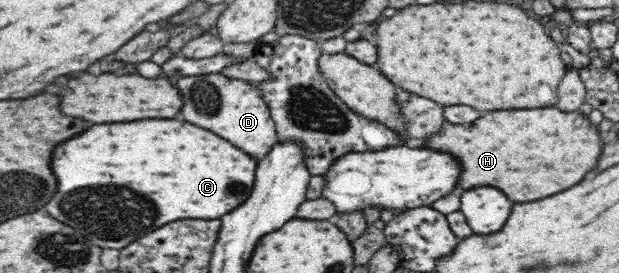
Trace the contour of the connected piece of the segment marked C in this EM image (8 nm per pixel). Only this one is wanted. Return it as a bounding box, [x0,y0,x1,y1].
[44,118,258,251]

